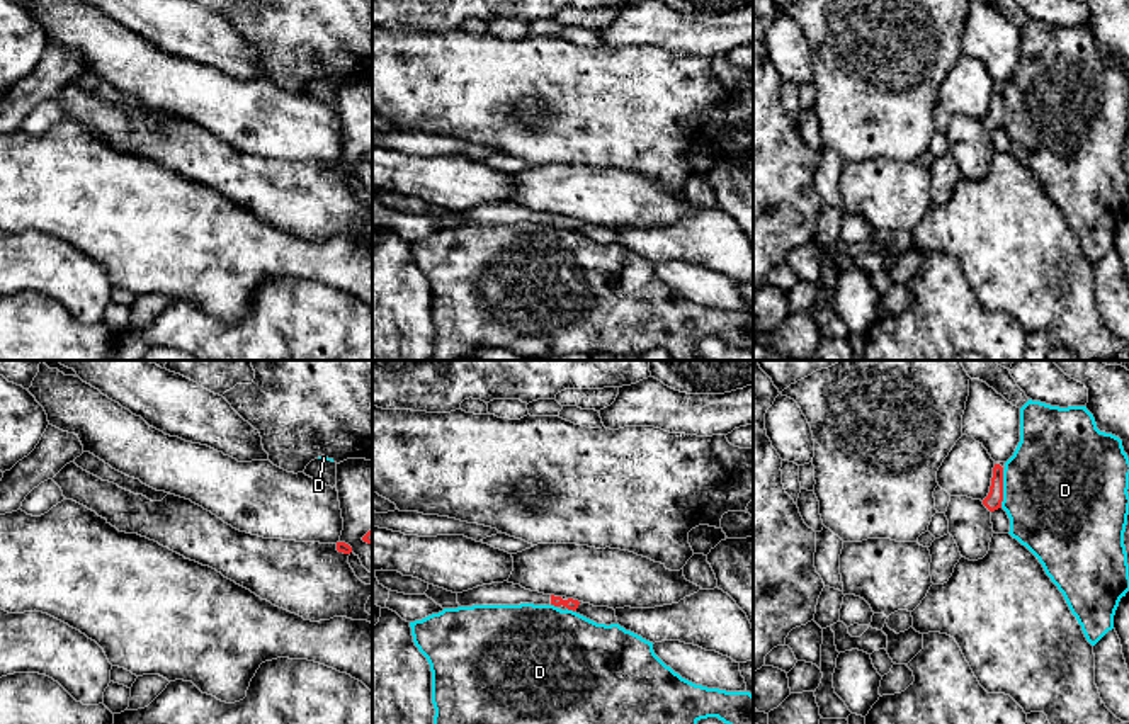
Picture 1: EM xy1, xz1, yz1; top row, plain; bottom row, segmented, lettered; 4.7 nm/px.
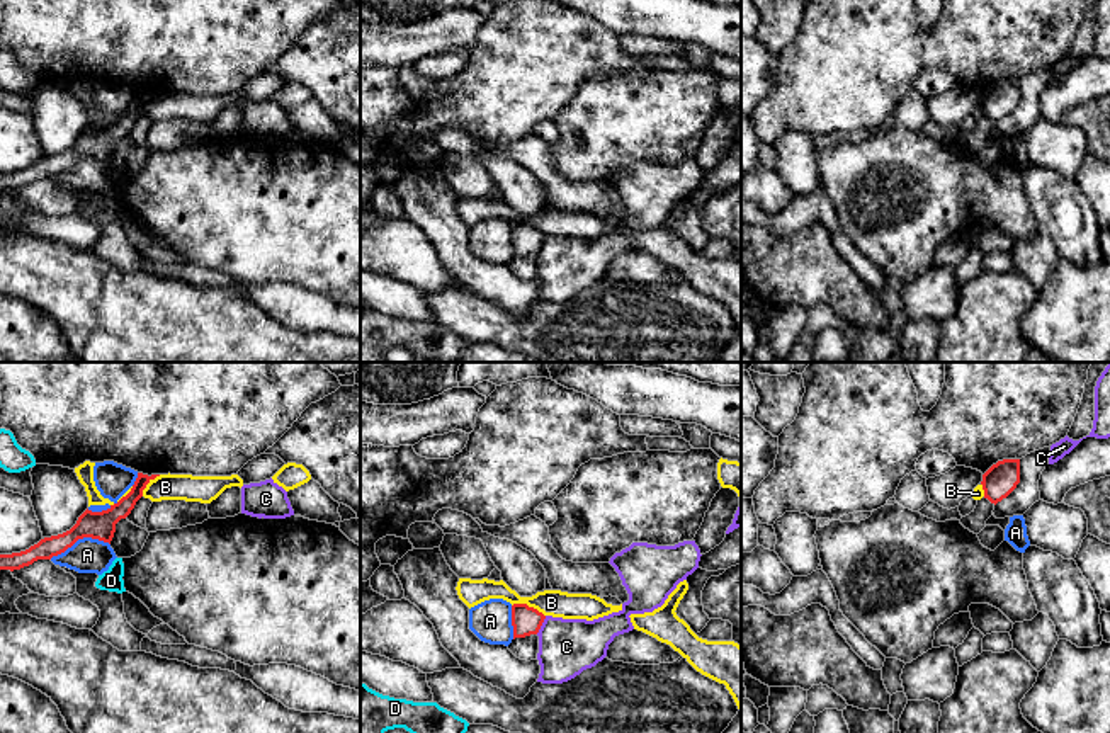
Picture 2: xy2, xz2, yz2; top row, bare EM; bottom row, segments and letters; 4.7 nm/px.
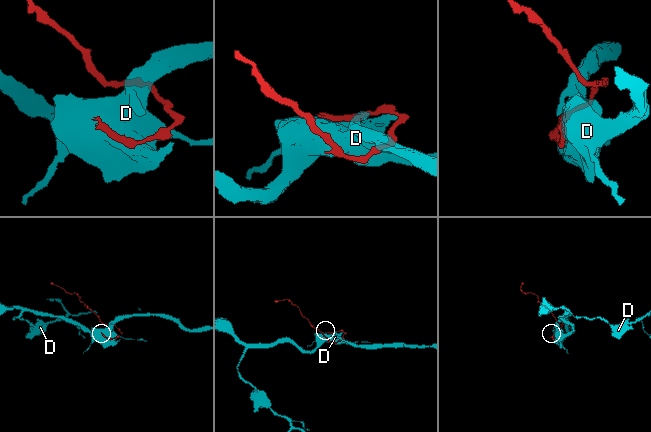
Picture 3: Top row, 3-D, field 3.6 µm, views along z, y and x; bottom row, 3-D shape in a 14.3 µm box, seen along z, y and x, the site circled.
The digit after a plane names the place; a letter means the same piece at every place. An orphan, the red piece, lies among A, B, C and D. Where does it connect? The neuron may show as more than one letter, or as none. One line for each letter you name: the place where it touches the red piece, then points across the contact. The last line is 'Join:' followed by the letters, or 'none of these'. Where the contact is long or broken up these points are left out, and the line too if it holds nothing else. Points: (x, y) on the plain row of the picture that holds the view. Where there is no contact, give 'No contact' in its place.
Join: none of these

